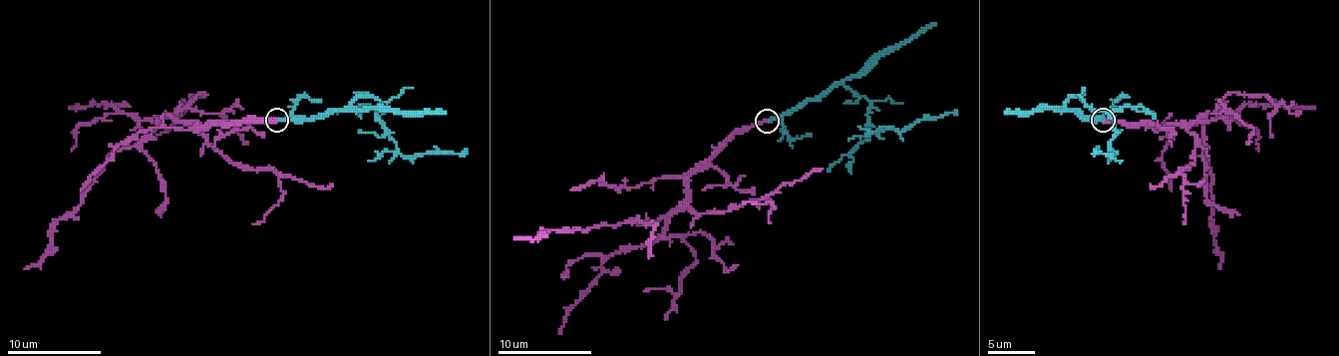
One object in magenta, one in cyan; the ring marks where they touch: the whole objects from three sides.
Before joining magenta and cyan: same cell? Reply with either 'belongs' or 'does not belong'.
belongs

